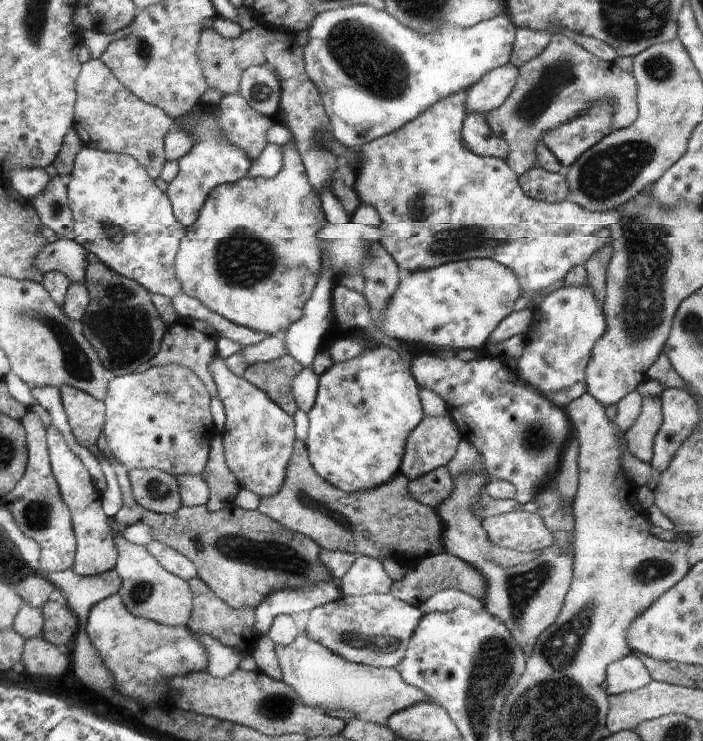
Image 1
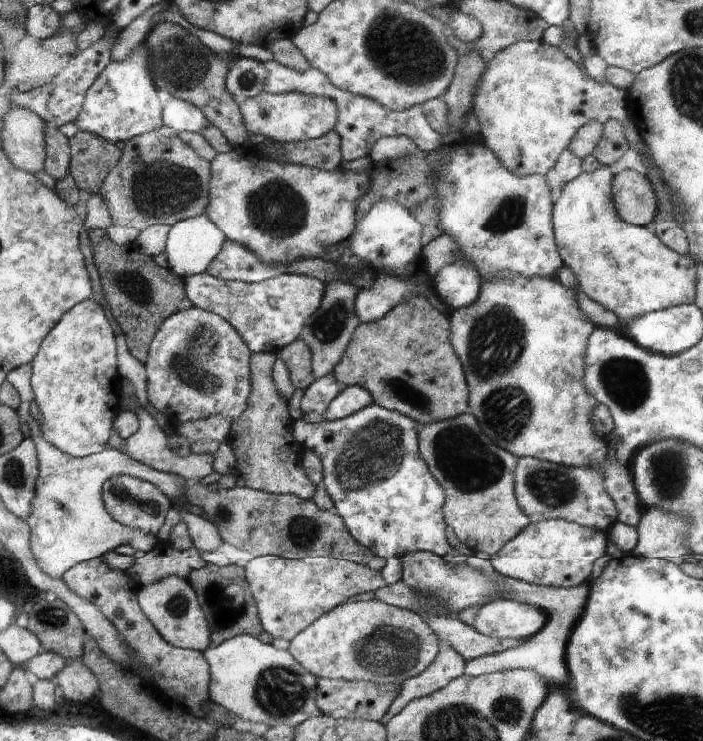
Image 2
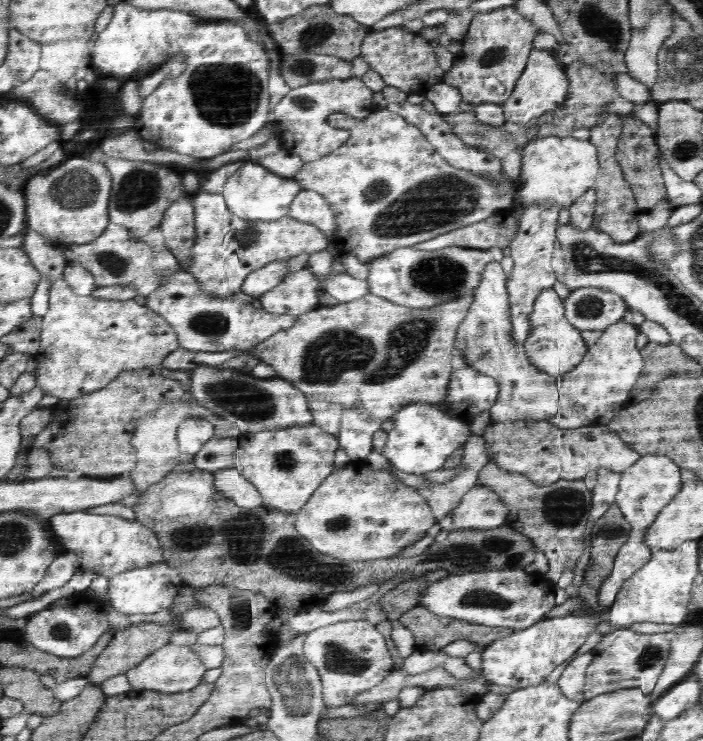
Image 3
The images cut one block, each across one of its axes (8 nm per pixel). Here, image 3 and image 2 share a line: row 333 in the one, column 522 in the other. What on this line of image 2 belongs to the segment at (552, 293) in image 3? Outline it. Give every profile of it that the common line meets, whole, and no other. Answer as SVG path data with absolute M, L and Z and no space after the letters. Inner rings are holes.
M550 519L530 523L506 544L490 562L496 572L530 584L543 586L544 589L561 590L584 584L592 572L595 560L606 554L608 533L598 532L596 528L564 519Z

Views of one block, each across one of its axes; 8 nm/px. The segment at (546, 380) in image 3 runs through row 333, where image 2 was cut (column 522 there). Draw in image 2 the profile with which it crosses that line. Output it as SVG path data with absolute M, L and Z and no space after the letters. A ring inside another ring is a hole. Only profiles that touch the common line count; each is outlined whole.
M520 457L514 480L517 503L531 523L564 519L608 533L618 521L616 506L604 486L604 474L598 468L572 468L548 460Z

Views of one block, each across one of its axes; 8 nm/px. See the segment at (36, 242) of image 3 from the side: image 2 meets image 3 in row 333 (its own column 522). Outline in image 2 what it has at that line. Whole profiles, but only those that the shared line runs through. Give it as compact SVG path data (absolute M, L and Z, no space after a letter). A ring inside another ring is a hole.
M517 41L508 48L498 50L485 64L479 81L472 104L479 133L500 164L516 176L544 176L556 164L560 154L568 149L568 144L580 128L592 122L604 124L614 119L624 124L629 148L643 162L660 202L664 208L670 206L662 182L658 182L658 176L650 170L652 158L646 158L642 152L645 140L628 116L625 90L608 82L598 84L560 48L543 41Z

